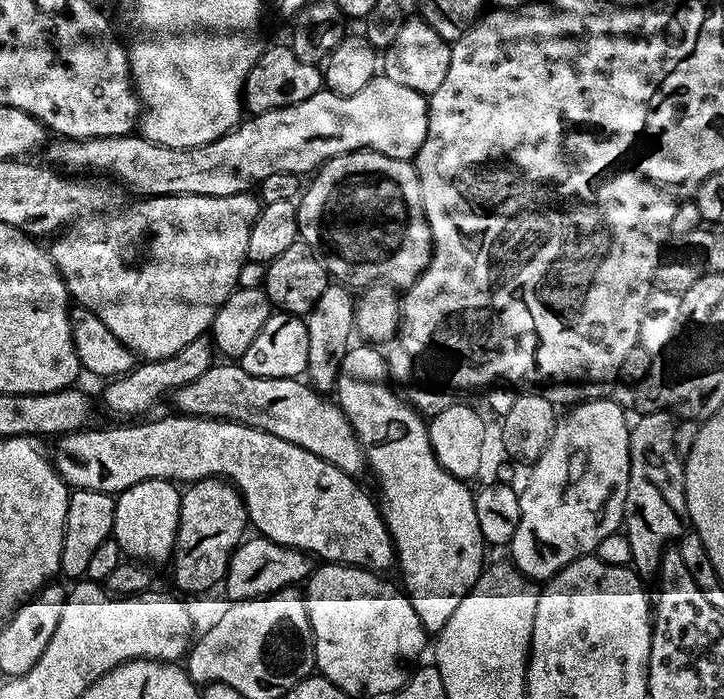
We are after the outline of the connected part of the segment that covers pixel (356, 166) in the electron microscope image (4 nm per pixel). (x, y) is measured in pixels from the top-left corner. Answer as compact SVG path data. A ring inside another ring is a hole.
M361 150L328 160L312 178L309 184L307 181L296 206L299 239L324 261L329 277L348 286L383 282L397 290L407 290L423 274L432 257L432 235L422 210L420 179L415 167L407 160Z

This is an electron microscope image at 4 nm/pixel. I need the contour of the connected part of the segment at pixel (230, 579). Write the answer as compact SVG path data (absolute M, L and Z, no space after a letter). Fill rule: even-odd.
M259 534L253 537L253 540L245 539L232 551L228 573L222 581L222 589L224 588L225 594L229 596L229 601L257 600L263 596L273 596L276 592L303 585L312 575L314 560L307 552L287 548Z

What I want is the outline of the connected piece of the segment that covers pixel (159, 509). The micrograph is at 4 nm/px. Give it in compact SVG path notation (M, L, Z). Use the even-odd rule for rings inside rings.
M147 480L130 486L116 496L112 536L125 557L149 565L160 564L163 560L165 563L171 557L176 546L181 495L181 489L173 481Z

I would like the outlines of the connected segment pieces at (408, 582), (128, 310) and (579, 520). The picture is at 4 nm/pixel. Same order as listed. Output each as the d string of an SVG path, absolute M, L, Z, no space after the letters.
M375 346L360 347L364 348L349 347L346 358L342 358L334 396L352 423L358 442L364 447L367 467L370 472L372 468L380 483L378 507L388 533L392 536L392 543L396 545L396 564L404 575L406 595L412 601L425 633L438 634L446 622L450 622L450 614L458 610L458 602L462 602L462 598L466 598L466 594L472 591L476 579L486 567L486 545L482 530L478 530L478 514L474 514L476 497L473 489L468 489L469 485L463 479L448 473L440 464L431 448L425 417L384 381L388 381L390 375L383 356L378 354Z
M251 191L225 196L145 196L133 201L125 208L93 212L73 220L51 241L50 255L68 288L69 297L79 307L98 314L114 338L137 357L145 361L161 360L178 354L182 346L205 335L222 302L236 291L240 271L248 259L250 230L258 218L262 201Z
M593 398L577 403L575 406L569 407L568 412L559 417L554 434L550 438L550 442L546 446L546 450L536 459L536 463L531 465L528 481L525 482L524 488L519 489L520 493L520 521L518 522L518 530L514 530L514 538L510 545L512 557L511 563L515 568L528 577L533 582L547 582L552 579L554 574L558 574L570 562L574 562L580 556L587 556L595 553L598 542L602 542L602 538L606 538L610 534L614 534L624 523L624 507L626 506L626 494L628 493L628 483L630 482L630 434L631 427L624 428L624 421L627 420L629 413L625 410L617 400L611 398Z

